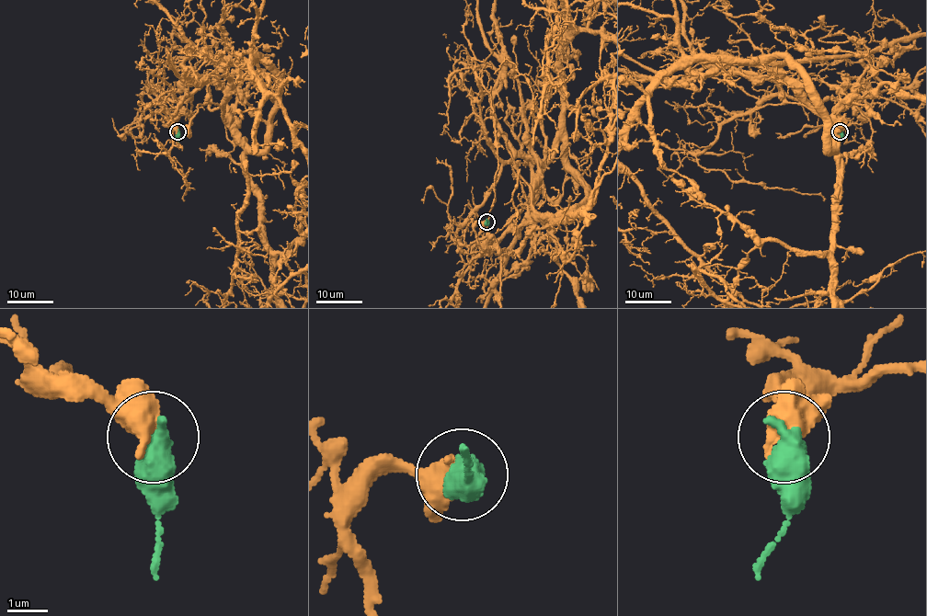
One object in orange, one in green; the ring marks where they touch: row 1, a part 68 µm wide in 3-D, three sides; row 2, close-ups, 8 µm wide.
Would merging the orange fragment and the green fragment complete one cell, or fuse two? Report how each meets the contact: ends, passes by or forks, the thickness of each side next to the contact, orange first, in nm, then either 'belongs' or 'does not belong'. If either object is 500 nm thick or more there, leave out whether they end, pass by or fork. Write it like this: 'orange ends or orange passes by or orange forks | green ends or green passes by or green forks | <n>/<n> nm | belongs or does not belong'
750/700 nm | does not belong

